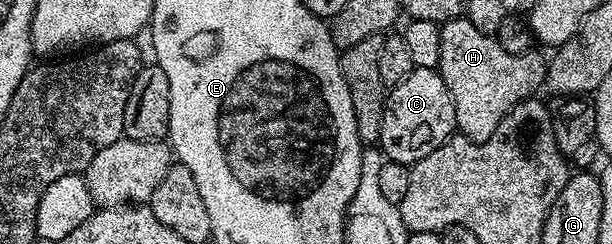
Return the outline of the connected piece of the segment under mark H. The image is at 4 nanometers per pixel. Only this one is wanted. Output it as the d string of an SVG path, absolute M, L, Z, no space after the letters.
M467 16L453 17L451 21L440 25L440 38L442 39L442 55L438 71L446 83L454 103L456 116L456 129L459 136L471 141L488 141L490 135L502 123L502 119L510 113L520 101L529 100L536 88L543 86L546 81L546 61L540 58L536 51L522 55L510 55L510 51L502 51L495 36L491 32L479 29Z

